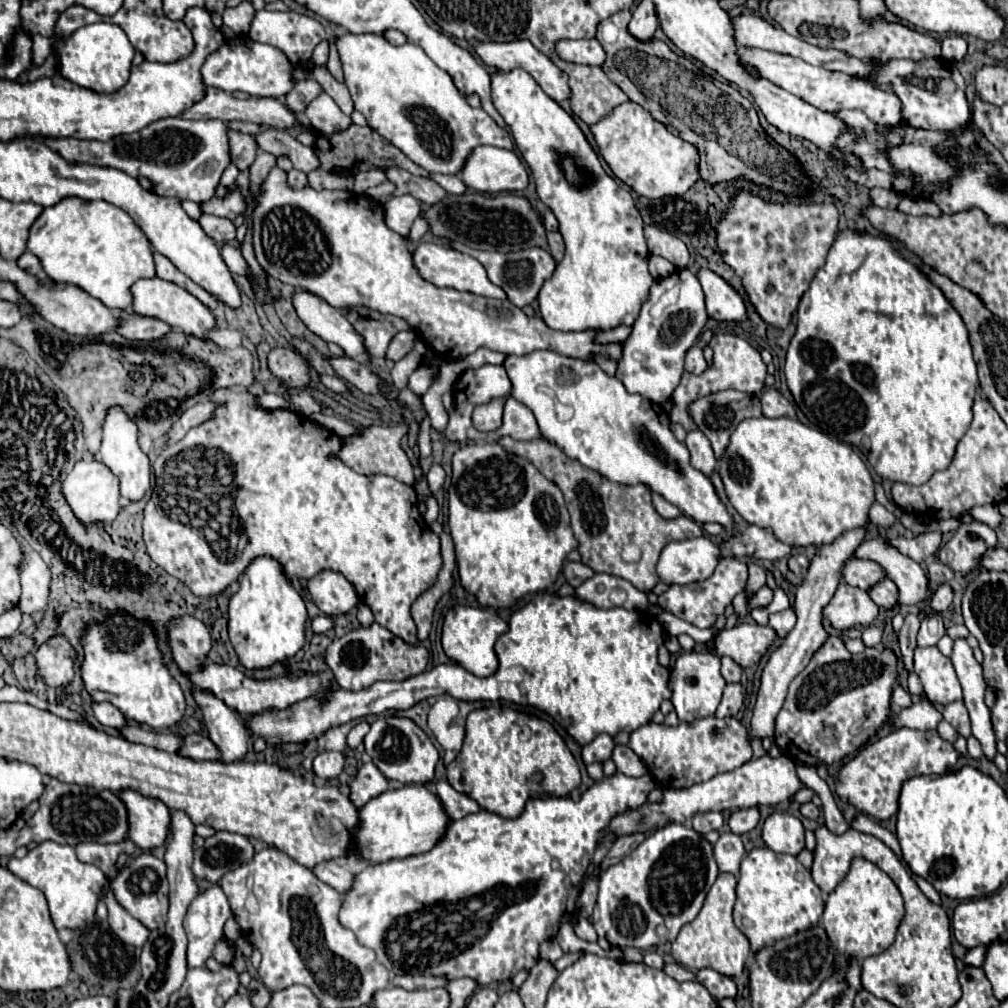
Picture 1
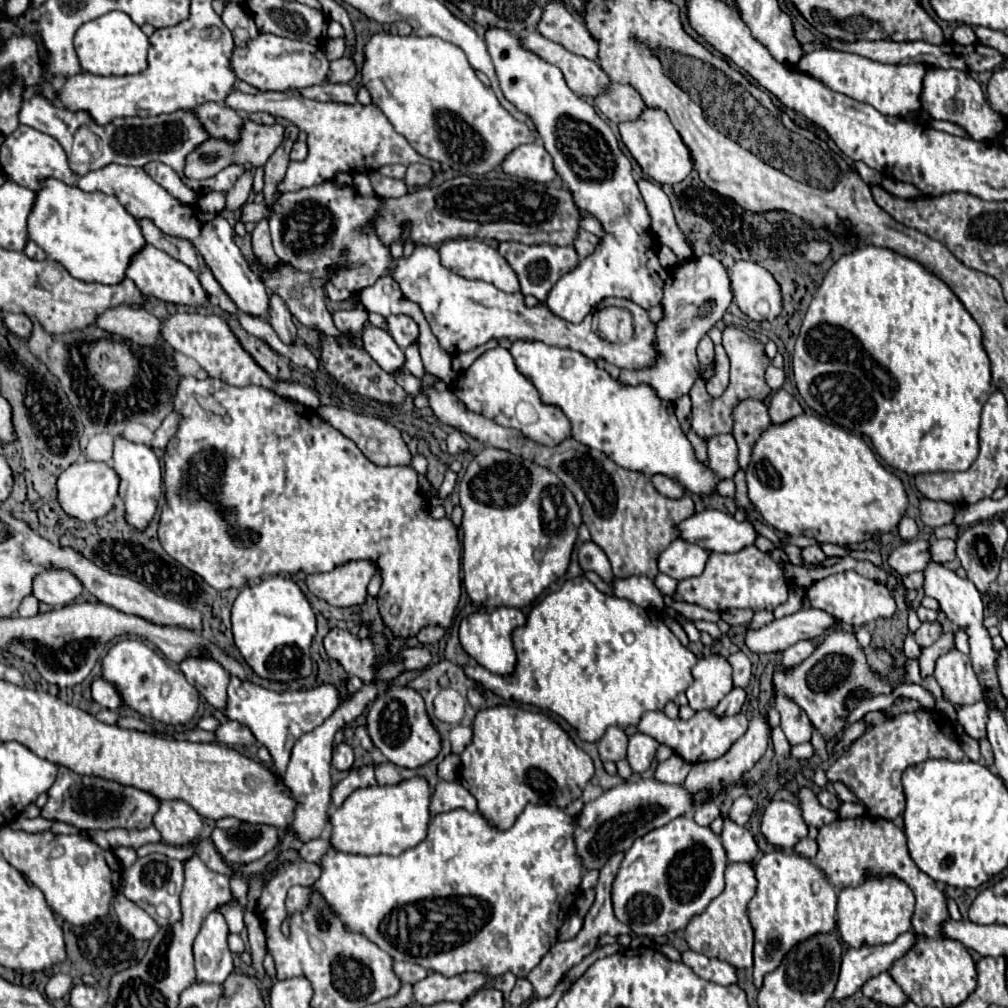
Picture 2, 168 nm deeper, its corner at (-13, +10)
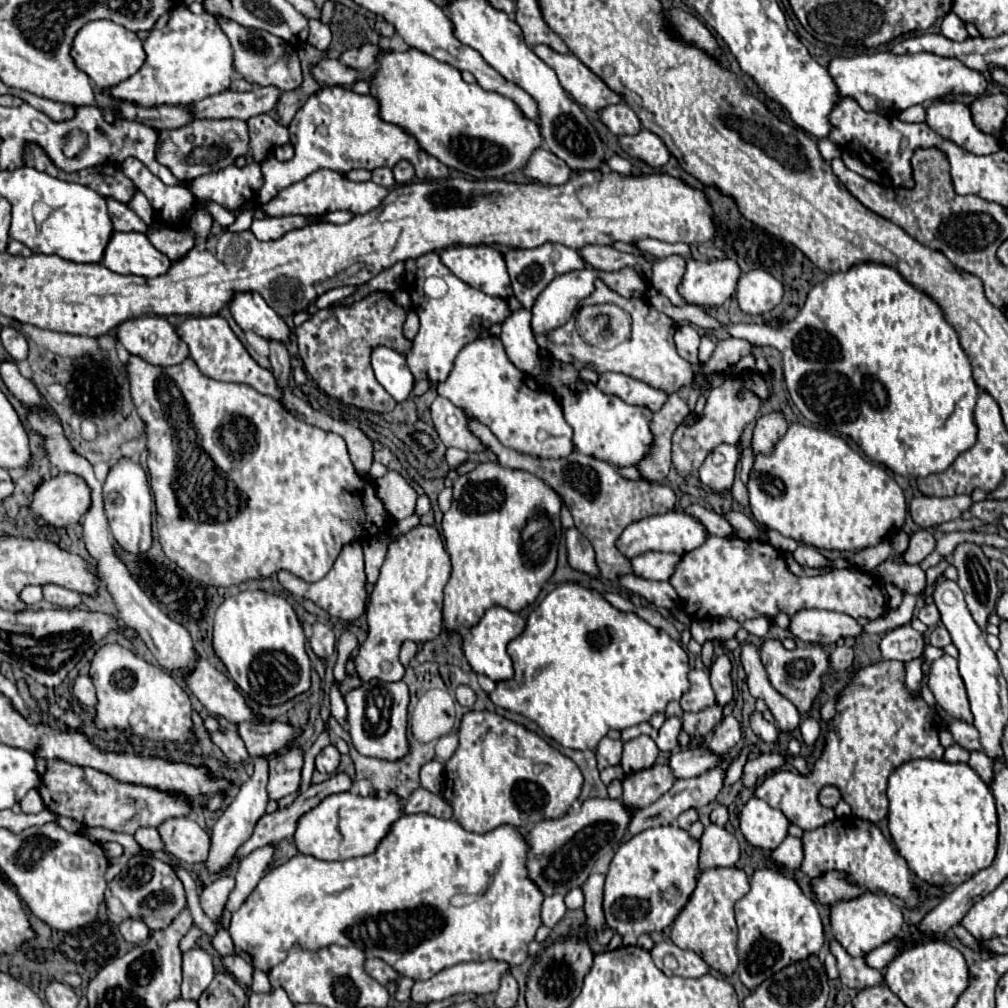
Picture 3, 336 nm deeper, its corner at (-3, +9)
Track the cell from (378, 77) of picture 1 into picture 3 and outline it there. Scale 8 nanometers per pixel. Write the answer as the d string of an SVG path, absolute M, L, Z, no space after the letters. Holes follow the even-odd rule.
M409 49L405 53L389 51L381 55L379 61L381 65L373 73L371 85L375 89L373 95L379 99L381 105L381 117L387 123L403 127L421 143L421 147L429 155L437 157L449 169L467 173L473 179L499 179L503 175L521 171L527 165L531 153L541 145L539 125L535 121L529 121L511 99L499 93L483 91L477 83L465 83L455 67L441 63L419 49Z

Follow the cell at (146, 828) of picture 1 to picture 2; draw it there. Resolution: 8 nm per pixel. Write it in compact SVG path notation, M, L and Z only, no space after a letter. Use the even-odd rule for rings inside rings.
M161 800L159 812L153 816L153 826L161 832L161 840L175 846L185 846L199 836L201 816L183 800Z

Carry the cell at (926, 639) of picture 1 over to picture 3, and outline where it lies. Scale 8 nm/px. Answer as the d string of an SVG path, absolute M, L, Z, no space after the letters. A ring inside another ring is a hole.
M911 625L897 627L881 639L881 645L879 645L881 657L897 659L897 661L917 659L923 655L923 649L925 649L925 641L921 637L923 635L917 633Z

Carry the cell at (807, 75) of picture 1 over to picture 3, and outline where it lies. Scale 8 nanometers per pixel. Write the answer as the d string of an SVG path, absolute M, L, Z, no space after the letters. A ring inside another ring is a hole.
M877 51L873 55L857 55L847 59L833 59L829 63L829 73L843 97L853 97L861 109L899 115L903 109L937 101L947 95L983 95L987 89L987 79L975 69L965 69L955 57L941 57L935 53L915 53L915 55L895 55L891 51Z

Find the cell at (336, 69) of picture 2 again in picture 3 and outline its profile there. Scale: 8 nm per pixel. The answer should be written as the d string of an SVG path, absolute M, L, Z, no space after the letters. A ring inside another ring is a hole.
M363 45L359 49L349 49L341 55L341 61L353 69L361 69L361 71L375 71L377 69L377 57L379 57L379 47L377 45Z

